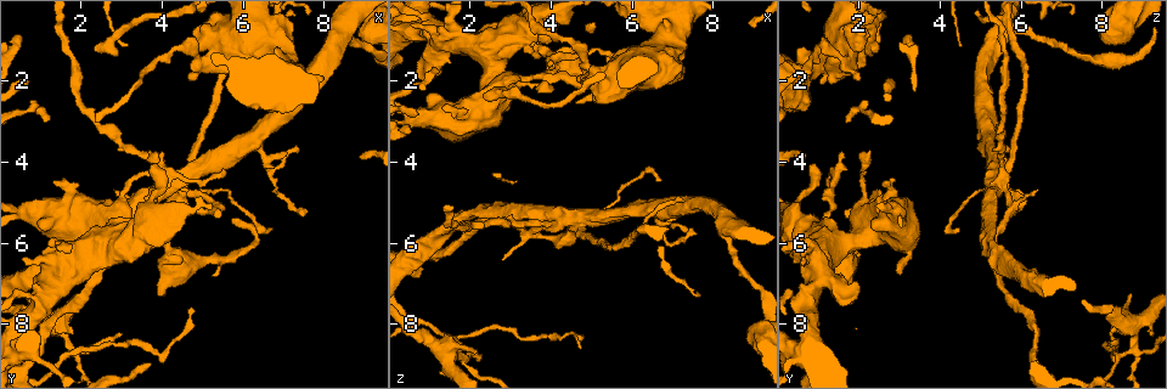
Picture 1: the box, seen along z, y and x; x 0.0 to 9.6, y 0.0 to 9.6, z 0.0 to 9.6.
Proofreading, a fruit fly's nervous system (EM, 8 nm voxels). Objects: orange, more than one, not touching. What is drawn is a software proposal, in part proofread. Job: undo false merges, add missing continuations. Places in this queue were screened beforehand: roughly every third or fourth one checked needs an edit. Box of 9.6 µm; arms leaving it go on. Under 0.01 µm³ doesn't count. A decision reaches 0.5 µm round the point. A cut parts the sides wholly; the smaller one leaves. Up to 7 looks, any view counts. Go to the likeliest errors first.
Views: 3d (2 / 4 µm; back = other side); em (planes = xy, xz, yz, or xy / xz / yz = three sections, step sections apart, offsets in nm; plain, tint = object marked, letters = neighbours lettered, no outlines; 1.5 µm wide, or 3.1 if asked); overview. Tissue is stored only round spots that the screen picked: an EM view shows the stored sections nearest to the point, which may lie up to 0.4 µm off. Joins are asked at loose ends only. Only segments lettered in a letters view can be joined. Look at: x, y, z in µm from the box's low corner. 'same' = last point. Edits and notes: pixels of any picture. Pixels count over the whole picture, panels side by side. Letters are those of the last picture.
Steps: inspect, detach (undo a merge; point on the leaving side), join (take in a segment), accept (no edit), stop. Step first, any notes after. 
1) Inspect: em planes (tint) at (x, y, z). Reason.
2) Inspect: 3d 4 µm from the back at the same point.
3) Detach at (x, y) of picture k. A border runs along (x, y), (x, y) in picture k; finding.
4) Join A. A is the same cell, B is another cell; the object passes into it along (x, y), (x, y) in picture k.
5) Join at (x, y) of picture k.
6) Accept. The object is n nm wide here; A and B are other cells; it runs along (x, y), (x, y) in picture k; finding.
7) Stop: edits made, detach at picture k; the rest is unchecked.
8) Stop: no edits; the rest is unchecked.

Inspect: em xy step 8 (tint) at (4.30, 1.25, 1.00). Sharp bend.

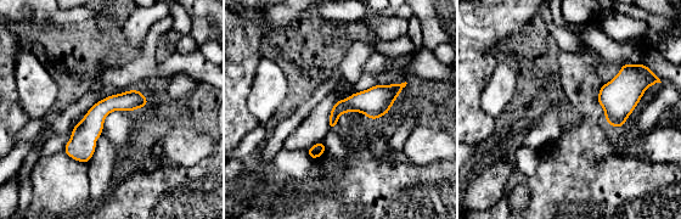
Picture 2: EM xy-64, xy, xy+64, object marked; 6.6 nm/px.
Inspect: em xy step 8 (letters) at the same point. See the neighbours.

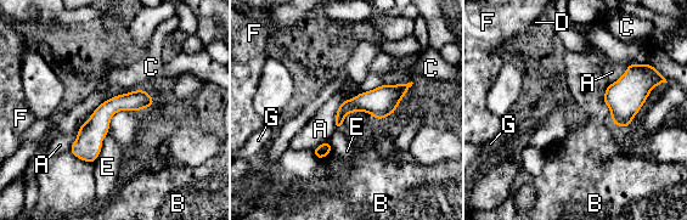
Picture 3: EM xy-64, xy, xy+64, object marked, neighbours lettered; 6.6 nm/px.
Accept. The longest contact is with A, 280 nm; A, B, C, D, E, F and G are other cells; it runs along (147, 97), (116, 103), (73, 150) in picture 3; all the same neuron.

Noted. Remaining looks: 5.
Inspect: em planes (letters) at (3.65, 3.75, 2.25). Branch stops here.

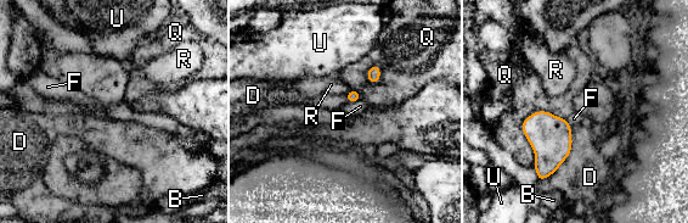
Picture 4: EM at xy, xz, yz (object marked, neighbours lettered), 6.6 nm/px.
Accept. B, D, F, Q, R and U are other cells; a border runs along (350, 89), (345, 95) in picture 4; no lettered segment goes on from it.

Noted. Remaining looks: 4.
Inspect: 3d 2 µm at (1.10, 3.05, 1.65). Thin end.

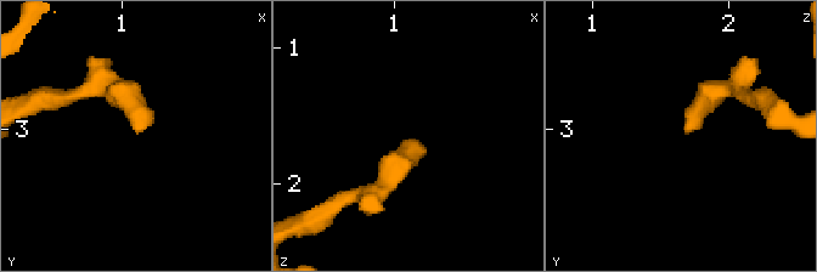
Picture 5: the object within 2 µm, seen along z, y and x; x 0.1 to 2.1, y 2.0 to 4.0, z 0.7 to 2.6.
Inspect: em planes (letters) at (1.08, 3.02, 1.70). Now the EM.

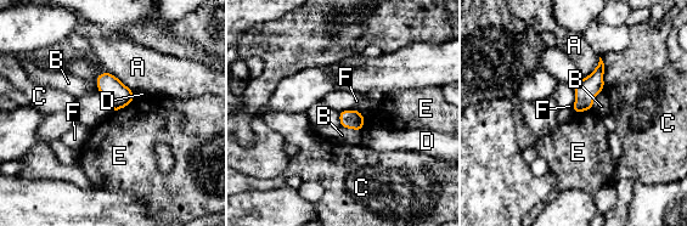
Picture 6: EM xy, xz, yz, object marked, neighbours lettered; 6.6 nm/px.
Accept. The object is 130 nm wide here; A, B, C, D, E and F are other cells; a border runs along (133, 99), (128, 105), (113, 112) in picture 6; no lettered segment goes on from it.

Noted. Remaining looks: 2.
Stop: no edits; the rest is unchecked.

